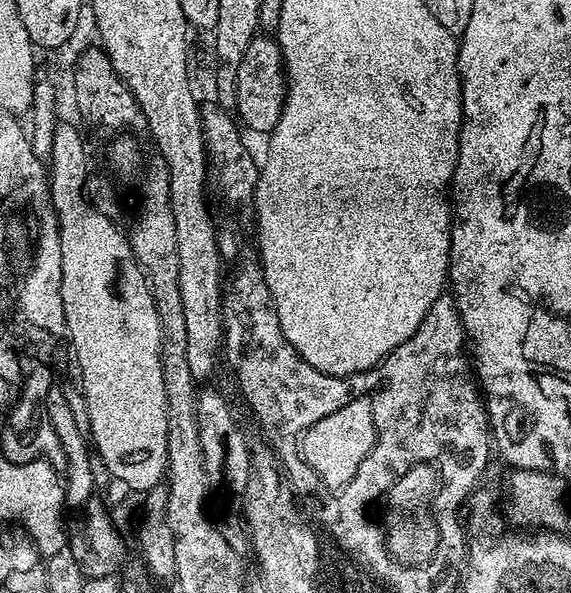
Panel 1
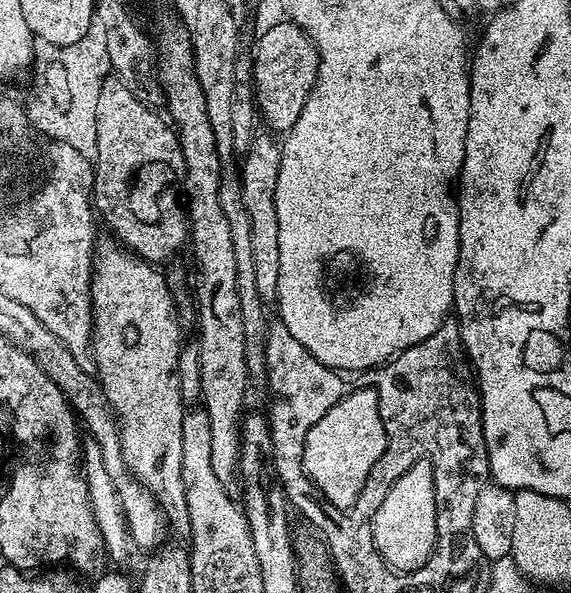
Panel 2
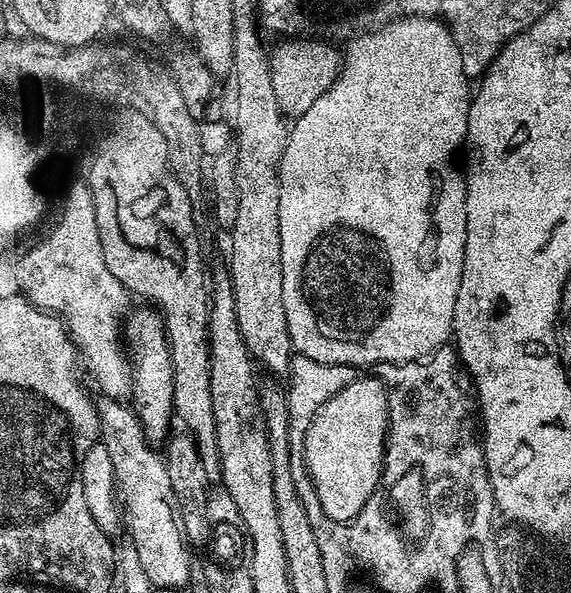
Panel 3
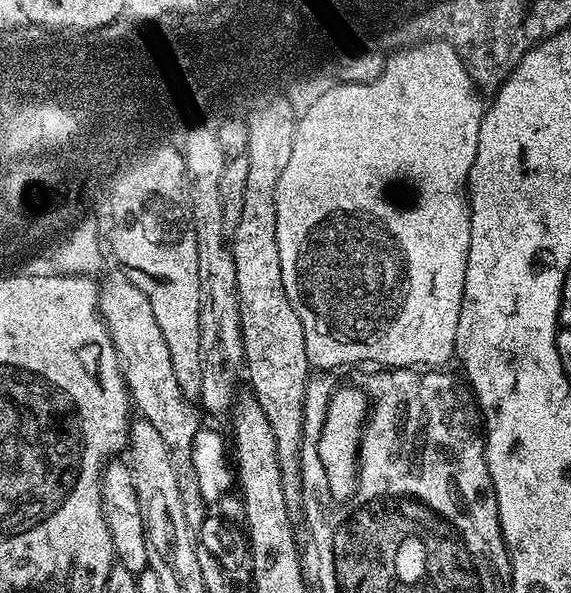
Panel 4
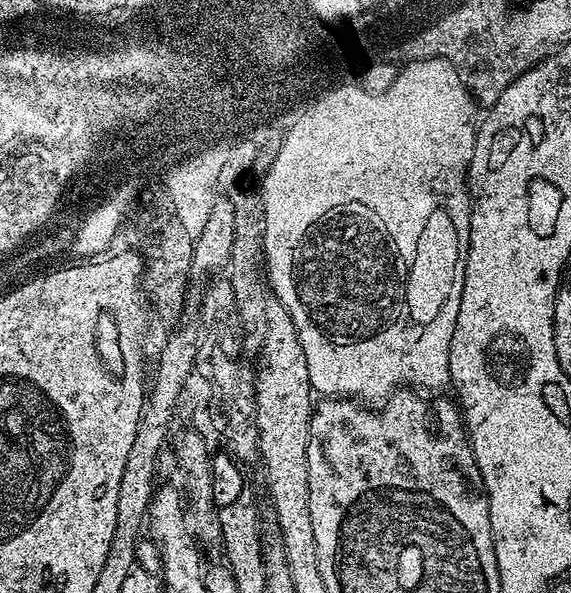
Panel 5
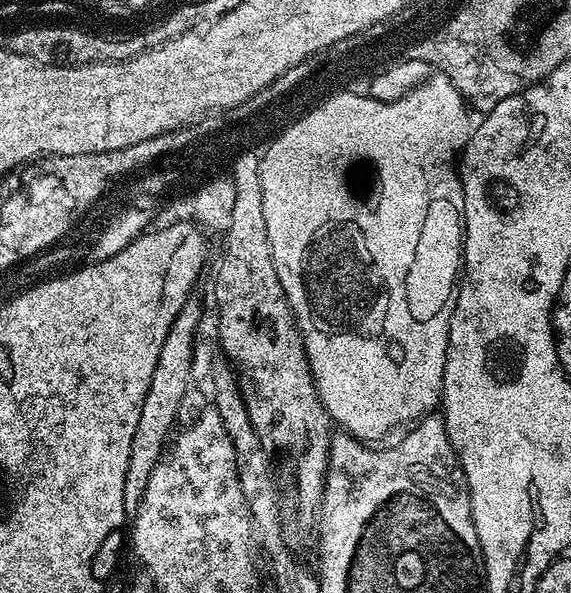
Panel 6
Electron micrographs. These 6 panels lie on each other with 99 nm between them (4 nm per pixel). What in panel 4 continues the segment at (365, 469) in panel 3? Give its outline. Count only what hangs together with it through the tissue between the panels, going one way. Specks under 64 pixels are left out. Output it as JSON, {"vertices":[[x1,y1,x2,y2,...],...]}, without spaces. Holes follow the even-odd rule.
{"vertices":[[341,385,337,387,327,404,326,418,323,419,319,434,319,460,324,470,325,489,337,503,345,503,356,488,356,470,359,468,360,437,370,410,367,393,360,387]]}

